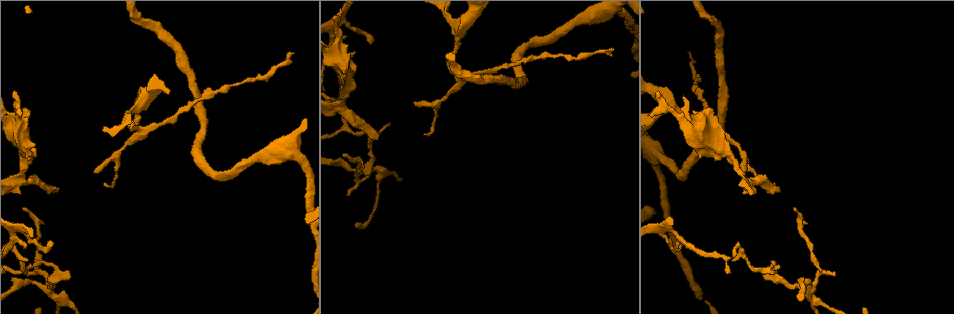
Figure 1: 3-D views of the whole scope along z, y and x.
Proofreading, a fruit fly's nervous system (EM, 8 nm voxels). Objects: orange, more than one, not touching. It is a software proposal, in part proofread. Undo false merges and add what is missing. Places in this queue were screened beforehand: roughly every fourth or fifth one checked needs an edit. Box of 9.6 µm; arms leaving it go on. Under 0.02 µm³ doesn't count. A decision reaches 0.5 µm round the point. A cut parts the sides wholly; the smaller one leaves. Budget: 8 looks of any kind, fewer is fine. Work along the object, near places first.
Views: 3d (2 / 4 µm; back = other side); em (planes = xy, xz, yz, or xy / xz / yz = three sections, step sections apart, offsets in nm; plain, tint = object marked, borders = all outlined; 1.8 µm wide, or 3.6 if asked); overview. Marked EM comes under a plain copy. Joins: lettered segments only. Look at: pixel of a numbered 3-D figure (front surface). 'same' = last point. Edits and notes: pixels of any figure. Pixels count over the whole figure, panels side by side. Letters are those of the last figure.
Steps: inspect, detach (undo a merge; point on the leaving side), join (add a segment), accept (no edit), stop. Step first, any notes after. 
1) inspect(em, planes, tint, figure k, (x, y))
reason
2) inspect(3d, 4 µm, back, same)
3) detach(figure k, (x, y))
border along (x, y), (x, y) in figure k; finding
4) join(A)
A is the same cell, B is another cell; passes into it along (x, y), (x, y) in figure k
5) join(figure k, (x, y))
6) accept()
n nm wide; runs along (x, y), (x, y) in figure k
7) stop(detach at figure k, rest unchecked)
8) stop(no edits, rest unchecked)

inspect(3d, 4 µm, figure 1, (16, 228))
sharp bend

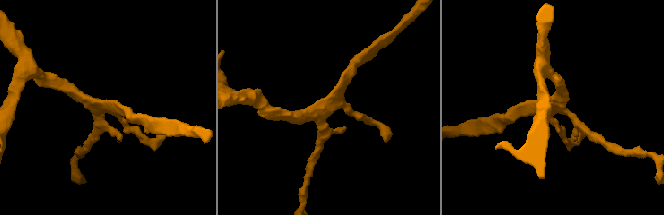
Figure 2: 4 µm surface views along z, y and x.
inspect(em, xy, step 4, borders, figure 2, (330, 112))
shape alone is not enough

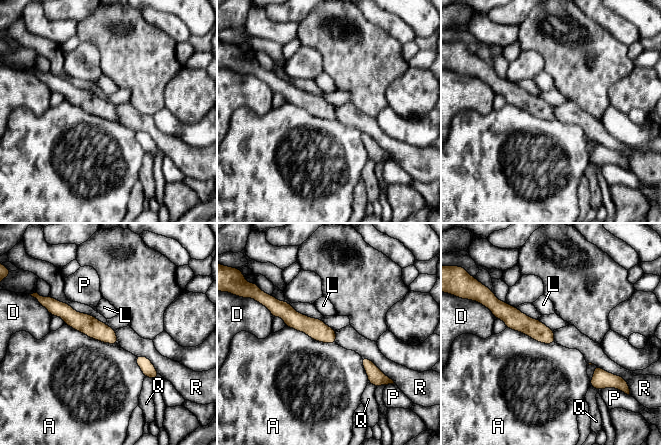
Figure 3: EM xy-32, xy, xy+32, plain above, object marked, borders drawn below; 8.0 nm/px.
inspect(em, planes, borders, same)

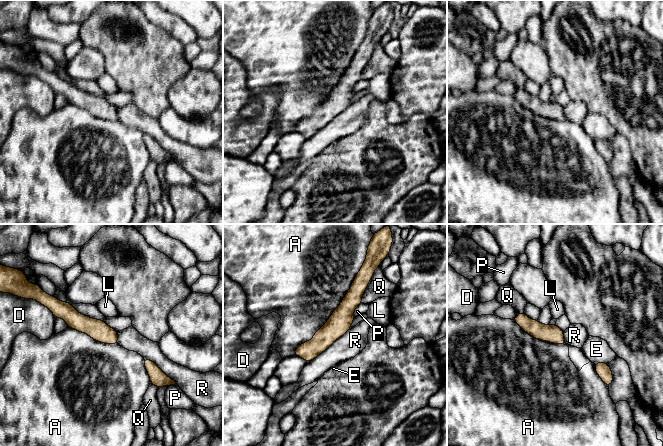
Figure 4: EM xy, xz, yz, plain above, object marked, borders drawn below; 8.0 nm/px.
accept()
140 nm wide; A, D, E, L, P, Q and R are other cells; runs along (356, 280), (342, 318), (297, 353) in figure 4; all the same neuron

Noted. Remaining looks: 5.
inspect(em, planes, borders, figure 1, (744, 179))
sudden change in width

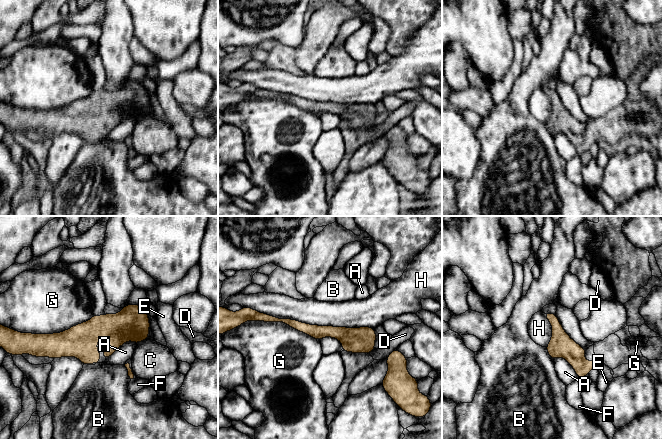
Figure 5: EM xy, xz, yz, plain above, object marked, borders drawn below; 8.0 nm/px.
accept()
A, B, C, D, E, F, G and H are other cells; border along (262, 312), (311, 324), (374, 329) in figure 5; all the same neuron

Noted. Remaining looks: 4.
inspect(3d, 4 µm, figure 1, (46, 287))
four-way junction

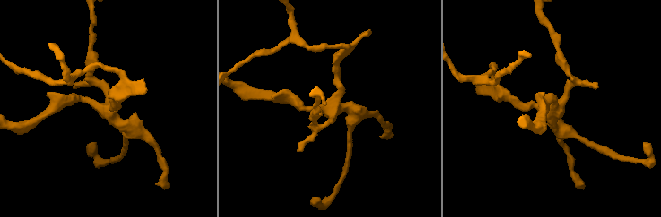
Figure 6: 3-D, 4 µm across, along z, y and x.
inspect(em, planes, borders, figure 6, (553, 111))

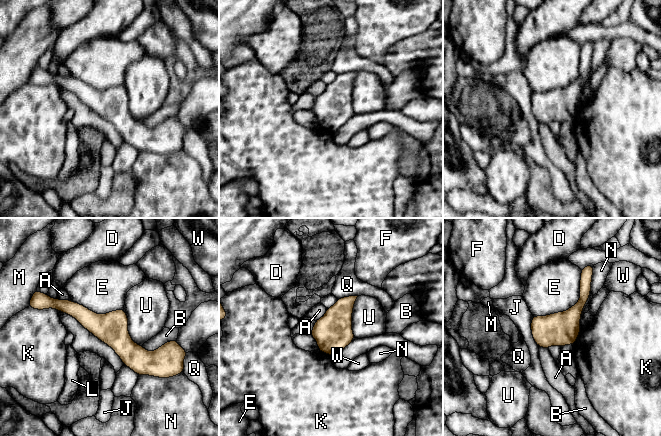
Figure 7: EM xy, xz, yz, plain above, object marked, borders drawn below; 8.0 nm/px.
accept()
E touches over 550 nm; A, B, D, E, F, J, K, L, M, N, Q, U and W are other cells; border along (327, 308), (326, 312), (315, 321) in figure 7; continuous, no second neuron

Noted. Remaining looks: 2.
stop(no edits, rest unchecked)

